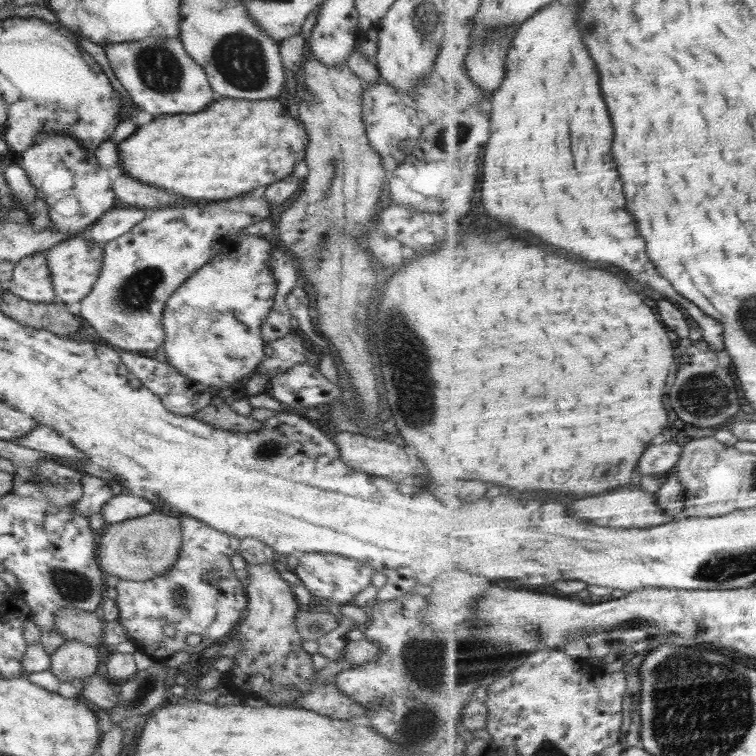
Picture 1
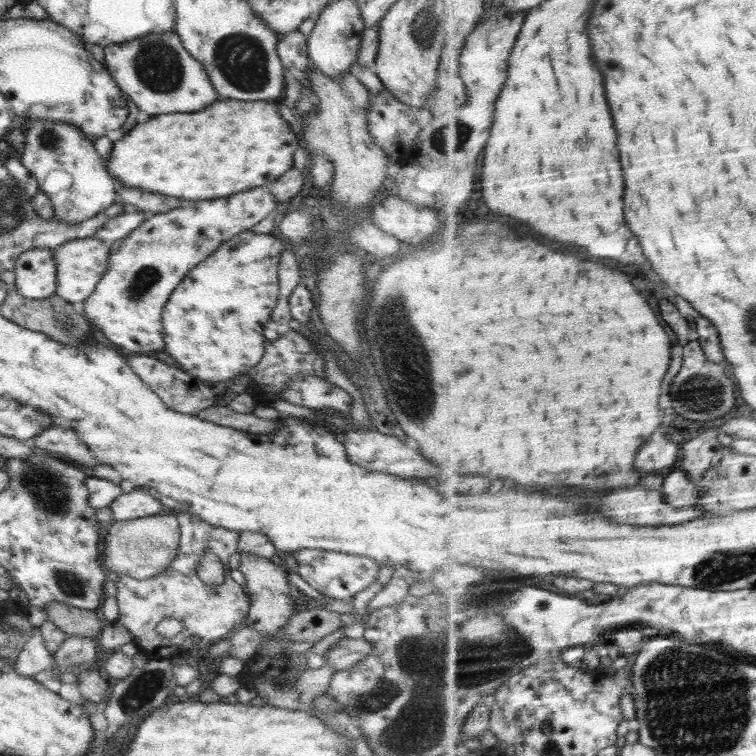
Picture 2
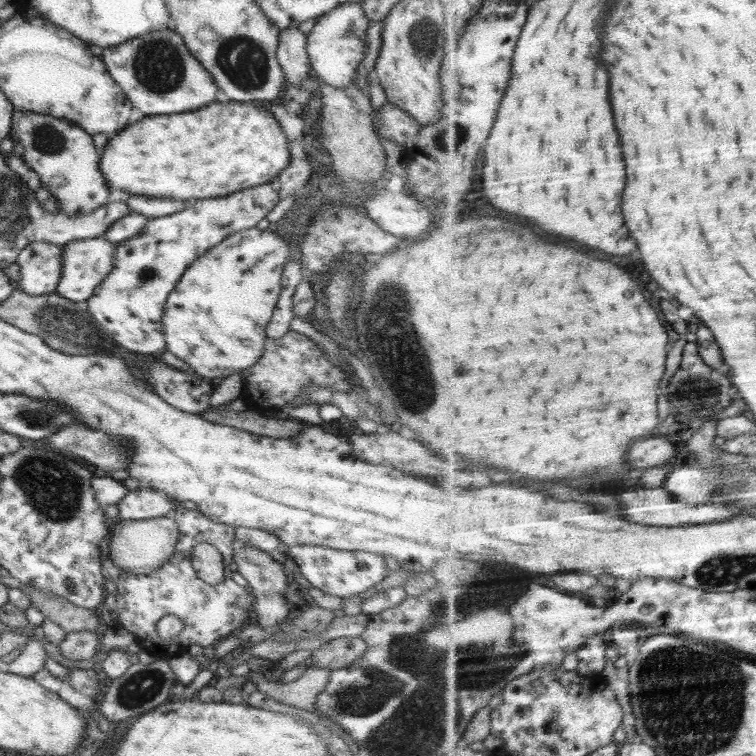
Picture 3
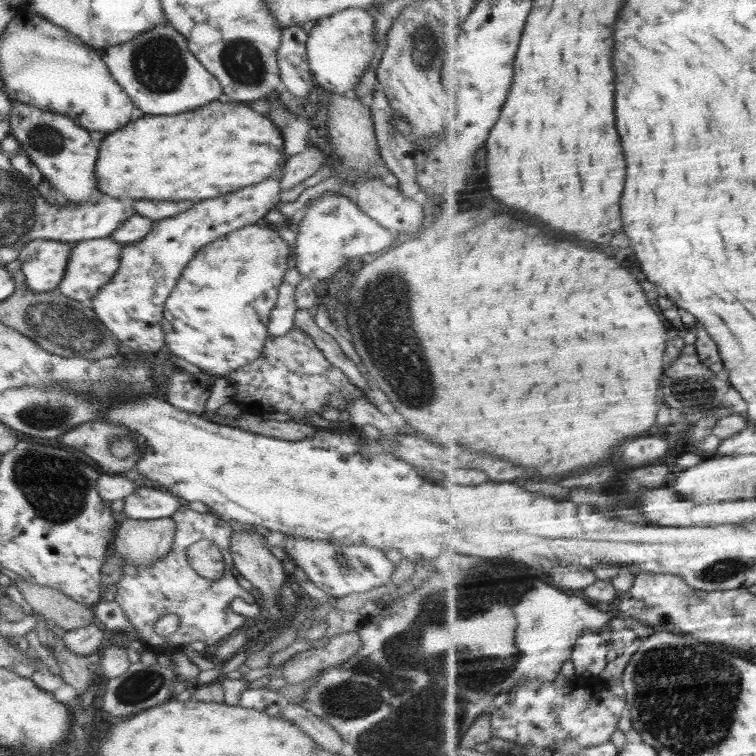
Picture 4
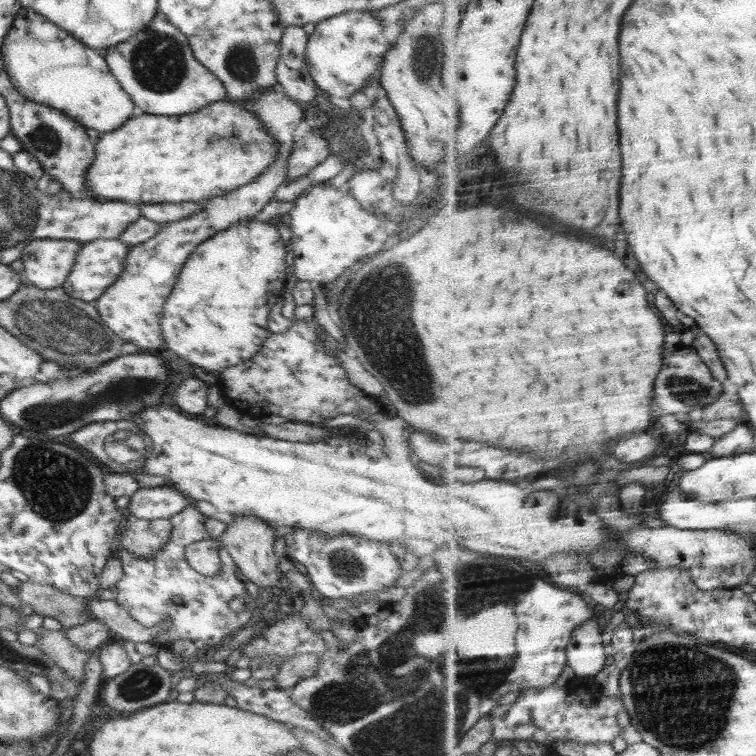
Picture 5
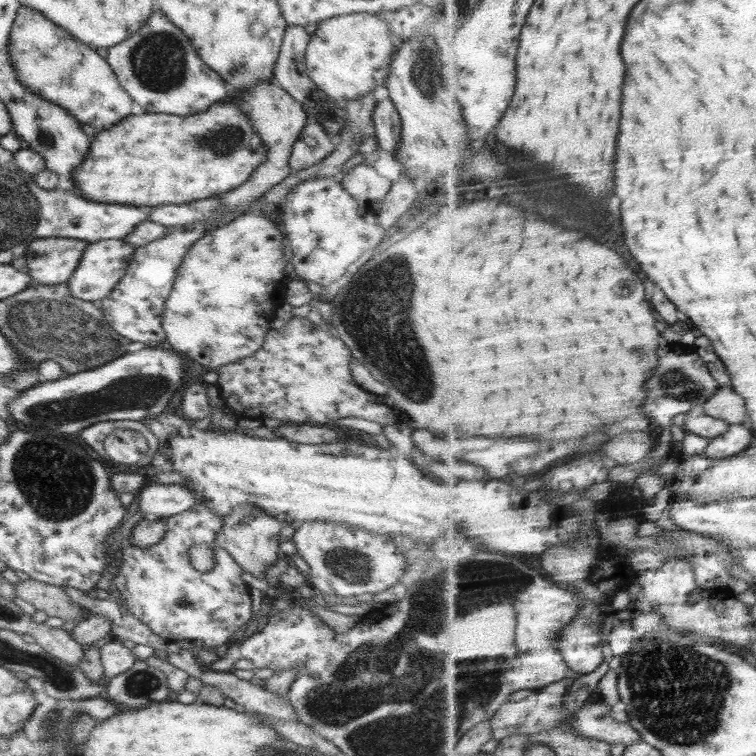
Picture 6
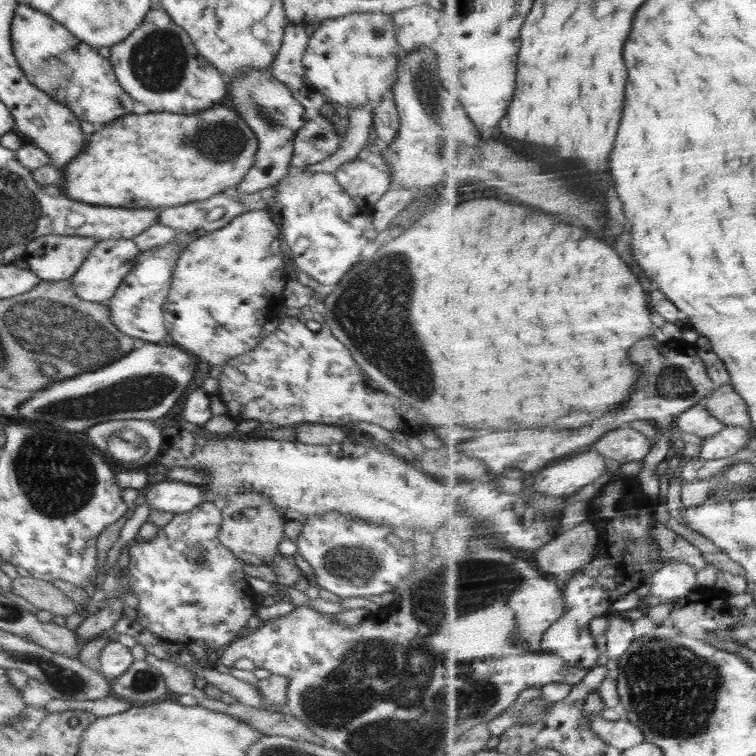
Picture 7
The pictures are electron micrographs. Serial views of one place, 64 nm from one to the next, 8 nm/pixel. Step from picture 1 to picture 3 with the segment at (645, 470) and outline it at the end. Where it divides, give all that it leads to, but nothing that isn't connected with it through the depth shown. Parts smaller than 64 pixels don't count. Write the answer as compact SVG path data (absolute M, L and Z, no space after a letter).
M648 438L632 446L631 470L639 472L670 462L676 456L676 443L668 438Z

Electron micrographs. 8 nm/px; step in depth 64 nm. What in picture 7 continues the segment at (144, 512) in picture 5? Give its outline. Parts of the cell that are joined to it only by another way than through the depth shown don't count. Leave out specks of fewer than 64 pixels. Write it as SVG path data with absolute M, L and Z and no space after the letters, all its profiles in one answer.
M181 480L161 481L149 485L145 491L150 509L172 514L193 510L204 502L205 486Z

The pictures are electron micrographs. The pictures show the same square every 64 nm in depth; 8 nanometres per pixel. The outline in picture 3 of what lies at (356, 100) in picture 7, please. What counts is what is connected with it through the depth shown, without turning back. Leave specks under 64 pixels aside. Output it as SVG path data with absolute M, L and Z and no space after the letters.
M346 3L329 10L328 14L316 18L316 24L307 36L309 61L318 78L330 86L344 88L354 83L360 61L365 57L365 34L370 28L360 3Z

